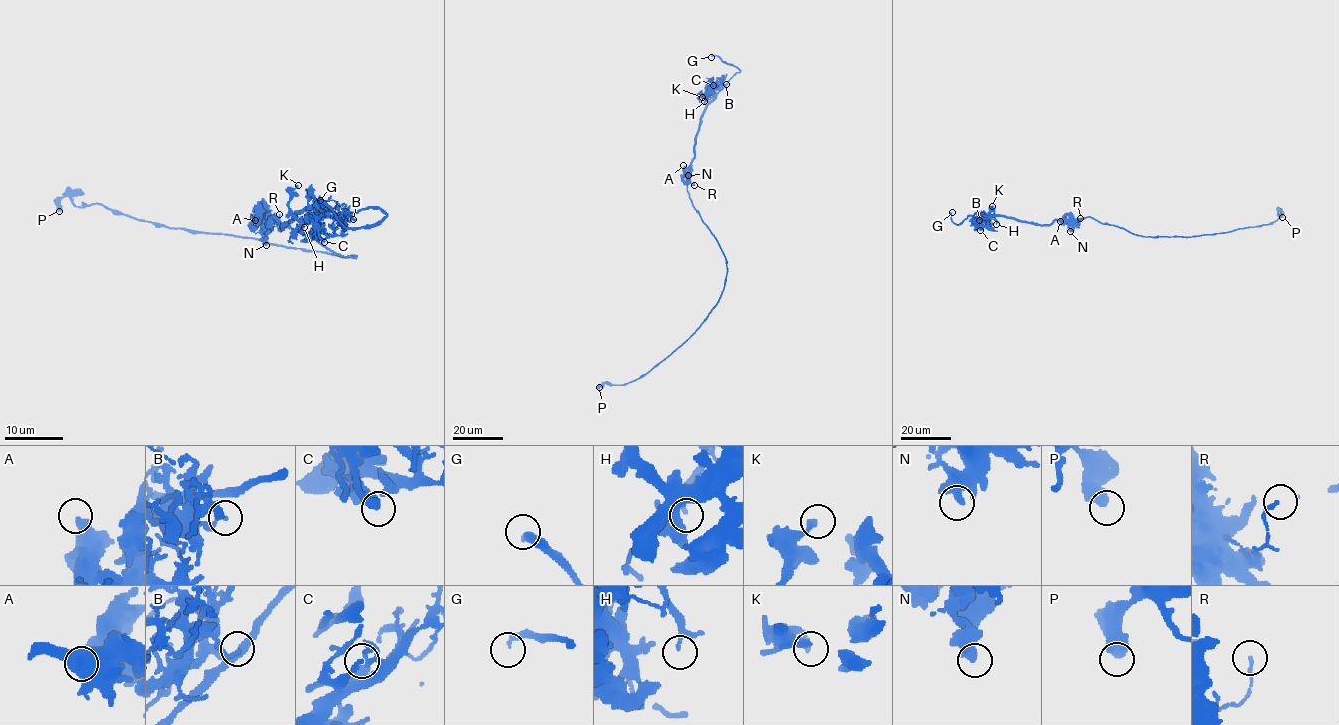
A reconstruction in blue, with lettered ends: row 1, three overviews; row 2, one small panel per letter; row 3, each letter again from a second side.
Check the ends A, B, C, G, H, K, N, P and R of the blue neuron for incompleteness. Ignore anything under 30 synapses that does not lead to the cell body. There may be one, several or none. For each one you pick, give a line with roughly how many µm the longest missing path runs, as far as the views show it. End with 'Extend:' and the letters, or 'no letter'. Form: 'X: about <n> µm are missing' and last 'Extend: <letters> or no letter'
G: about 40 µm are missing
Extend: G

